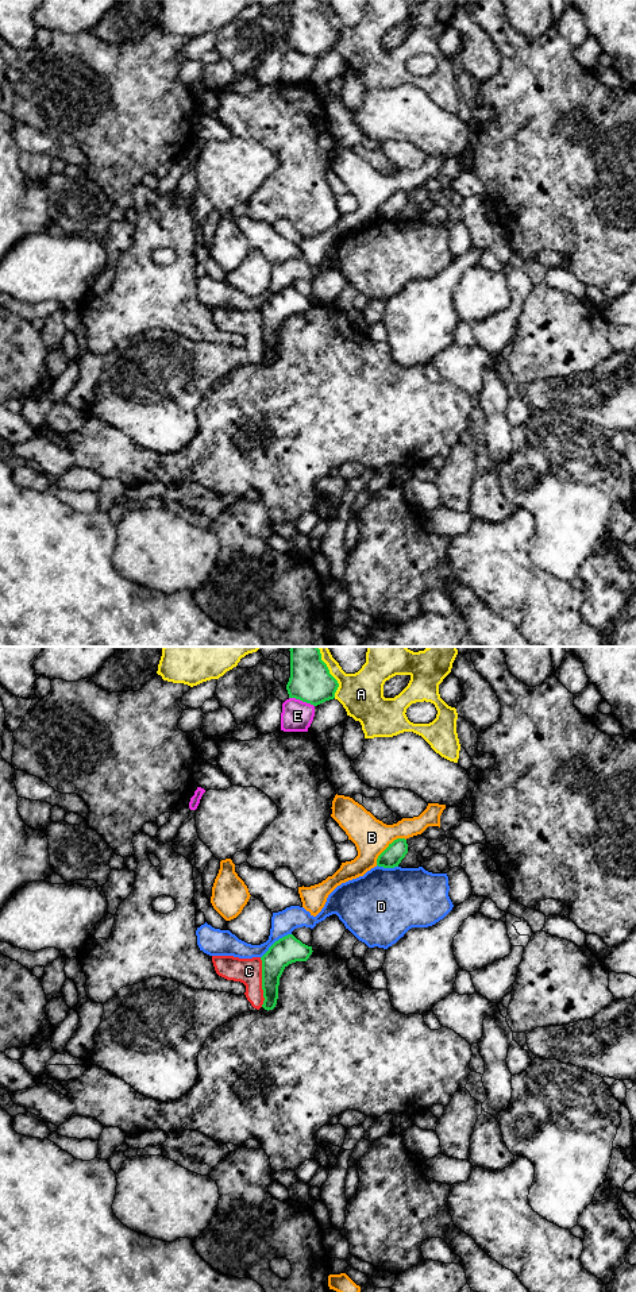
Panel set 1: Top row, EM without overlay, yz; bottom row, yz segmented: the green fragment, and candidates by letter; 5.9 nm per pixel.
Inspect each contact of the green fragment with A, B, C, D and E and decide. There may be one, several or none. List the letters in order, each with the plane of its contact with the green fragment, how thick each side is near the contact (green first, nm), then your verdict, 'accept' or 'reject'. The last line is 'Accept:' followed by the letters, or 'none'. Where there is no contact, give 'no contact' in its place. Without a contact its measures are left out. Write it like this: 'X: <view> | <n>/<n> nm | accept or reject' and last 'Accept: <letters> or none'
A: yz | 240/260 nm | reject
B: yz | 120/220 nm | reject
C: yz | 160/160 nm | reject
D: yz | 160/150 nm | reject
E: yz | 240/190 nm | reject
Accept: none

